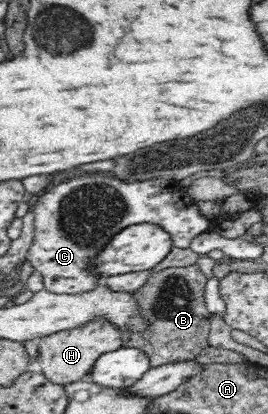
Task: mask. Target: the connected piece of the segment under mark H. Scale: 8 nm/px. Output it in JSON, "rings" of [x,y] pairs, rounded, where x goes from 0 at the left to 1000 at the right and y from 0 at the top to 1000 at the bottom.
{"rings":[[[351,780],[269,797],[205,802],[134,821],[146,831],[142,865],[116,867],[116,884],[201,928],[239,930],[313,913],[351,896],[354,874],[399,850],[455,838],[455,802],[418,783]]]}

